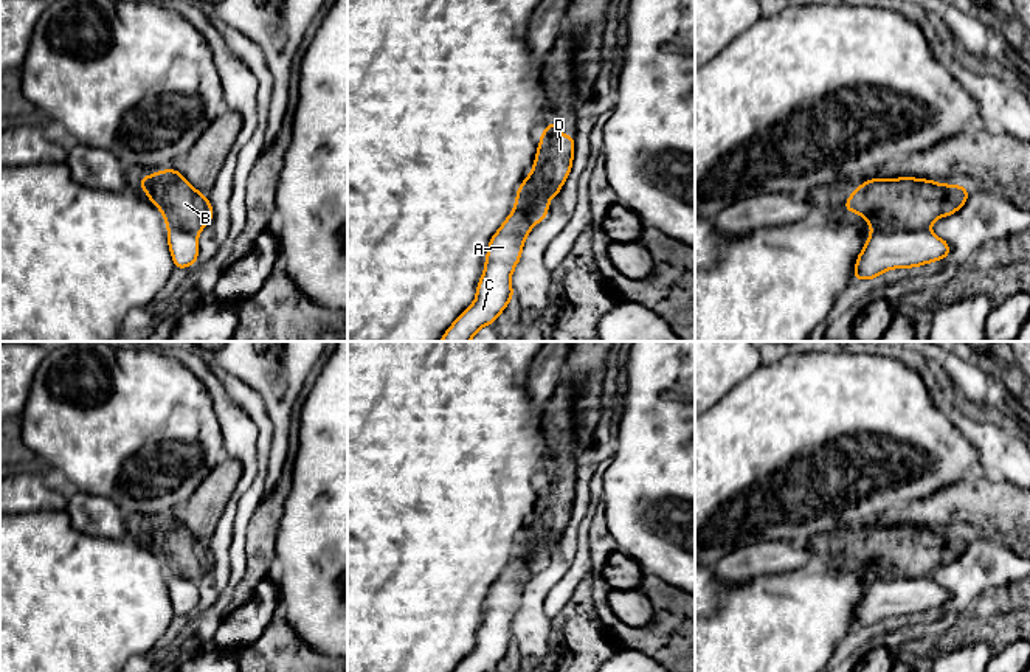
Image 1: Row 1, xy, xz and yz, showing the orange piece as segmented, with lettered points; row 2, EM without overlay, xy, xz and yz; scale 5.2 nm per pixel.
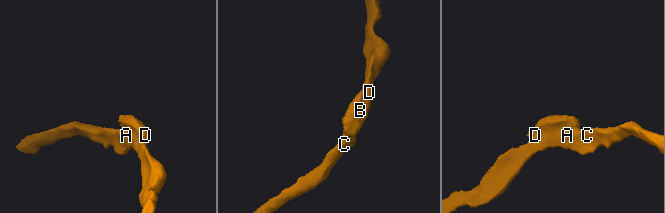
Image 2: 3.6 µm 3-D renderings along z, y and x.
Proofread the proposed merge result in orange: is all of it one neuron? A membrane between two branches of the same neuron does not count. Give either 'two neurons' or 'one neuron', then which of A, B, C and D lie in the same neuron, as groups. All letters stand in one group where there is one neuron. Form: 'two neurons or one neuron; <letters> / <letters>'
two neurons; A C / B D

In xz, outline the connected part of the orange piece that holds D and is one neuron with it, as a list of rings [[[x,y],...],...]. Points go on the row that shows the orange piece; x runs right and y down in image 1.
[[[549,121],[540,137],[537,157],[526,178],[526,191],[532,202],[532,223],[541,222],[549,211],[549,199],[557,196],[571,172],[574,158],[574,137],[563,135],[555,121]]]

